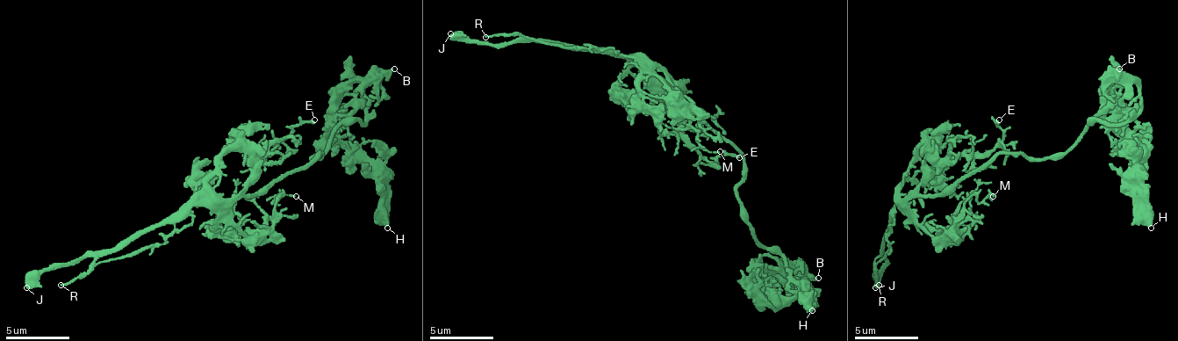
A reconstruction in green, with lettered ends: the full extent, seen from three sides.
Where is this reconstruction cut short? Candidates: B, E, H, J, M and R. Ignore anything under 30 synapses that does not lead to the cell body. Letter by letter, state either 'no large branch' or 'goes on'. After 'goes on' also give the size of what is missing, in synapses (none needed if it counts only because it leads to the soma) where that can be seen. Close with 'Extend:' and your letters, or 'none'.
B: no large branch
E: no large branch
H: no large branch
J: goes on; 30 synapses
M: no large branch
R: no large branch
Extend: J

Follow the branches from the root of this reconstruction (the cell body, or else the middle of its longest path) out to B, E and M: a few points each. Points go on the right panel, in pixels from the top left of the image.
B: (964, 173), (983, 170), (999, 155), (1059, 157), (1113, 100), (1107, 88), (1119, 68)
E: (964, 173), (932, 196), (919, 192), (944, 163), (967, 155), (986, 155), (1002, 135), (995, 126), (999, 119)
M: (964, 173), (932, 196), (910, 199), (913, 218), (936, 237), (954, 224), (973, 196), (980, 202), (993, 196)

